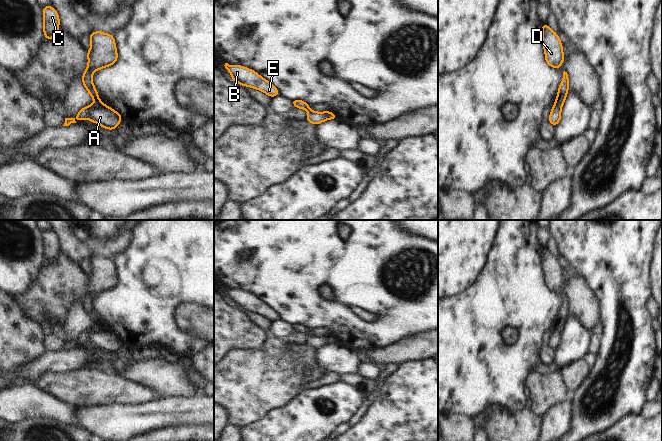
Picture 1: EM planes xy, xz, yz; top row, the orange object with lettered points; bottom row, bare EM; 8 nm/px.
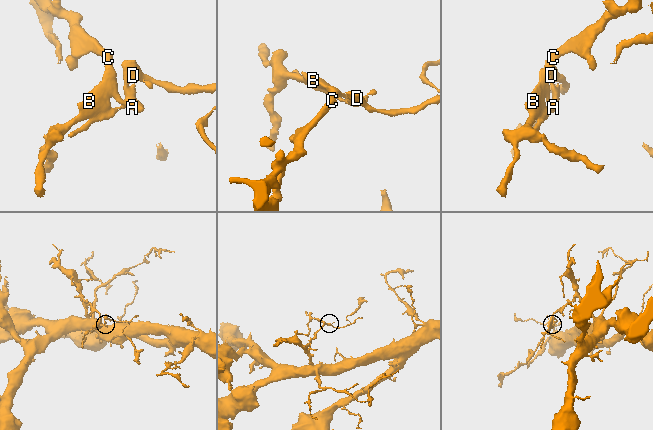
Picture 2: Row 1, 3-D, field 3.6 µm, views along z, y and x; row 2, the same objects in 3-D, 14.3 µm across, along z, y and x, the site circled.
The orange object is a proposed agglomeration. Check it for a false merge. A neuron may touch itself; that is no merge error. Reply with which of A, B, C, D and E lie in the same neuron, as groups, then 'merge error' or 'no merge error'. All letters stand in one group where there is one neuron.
A B C E / D | merge error

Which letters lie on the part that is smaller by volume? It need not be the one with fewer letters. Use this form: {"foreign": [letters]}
{"foreign": ["D"]}

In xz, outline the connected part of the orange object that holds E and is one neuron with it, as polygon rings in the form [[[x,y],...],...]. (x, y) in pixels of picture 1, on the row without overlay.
[[[225,287],[224,290],[231,297],[234,306],[258,313],[271,322],[279,319],[279,314],[276,311],[252,293],[240,289],[229,289],[228,287]]]

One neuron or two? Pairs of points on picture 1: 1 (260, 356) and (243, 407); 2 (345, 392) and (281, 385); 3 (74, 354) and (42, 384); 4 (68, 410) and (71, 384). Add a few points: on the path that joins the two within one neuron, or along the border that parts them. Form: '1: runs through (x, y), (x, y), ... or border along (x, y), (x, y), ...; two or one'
1: runs through (260, 369), (260, 374), (248, 386), (247, 394); one
2: border along (302, 390), (283, 405); two
3: border along (77, 369), (62, 373), (45, 372), (33, 384); two
4: border along (49, 392), (75, 408); two

